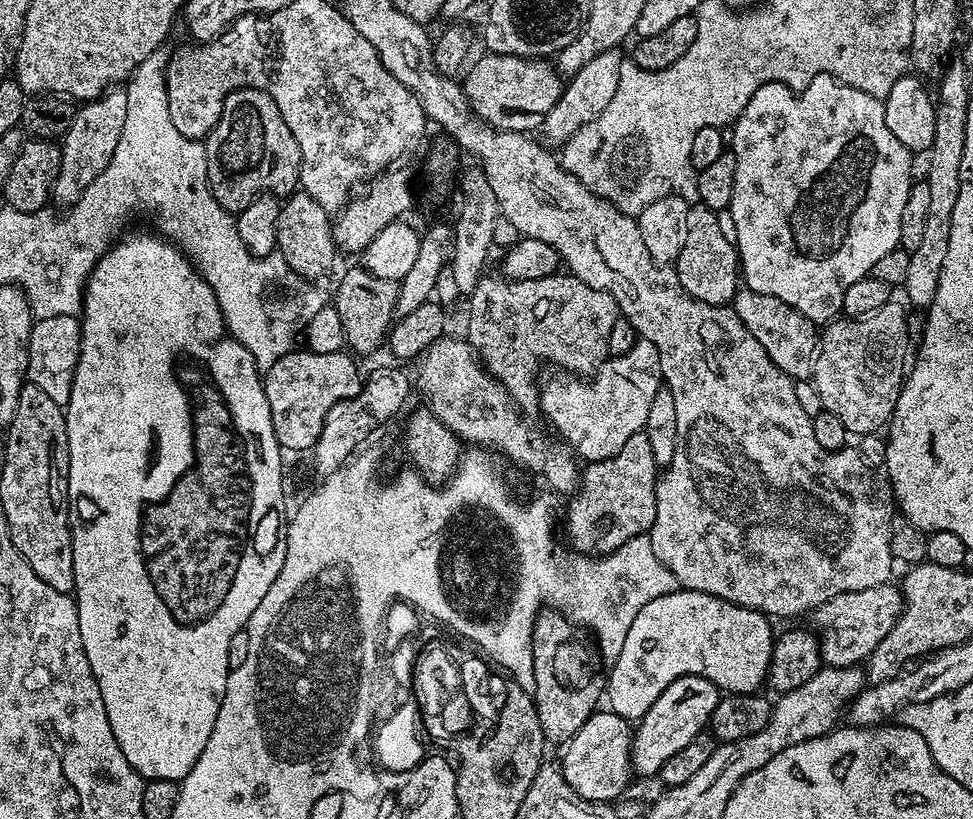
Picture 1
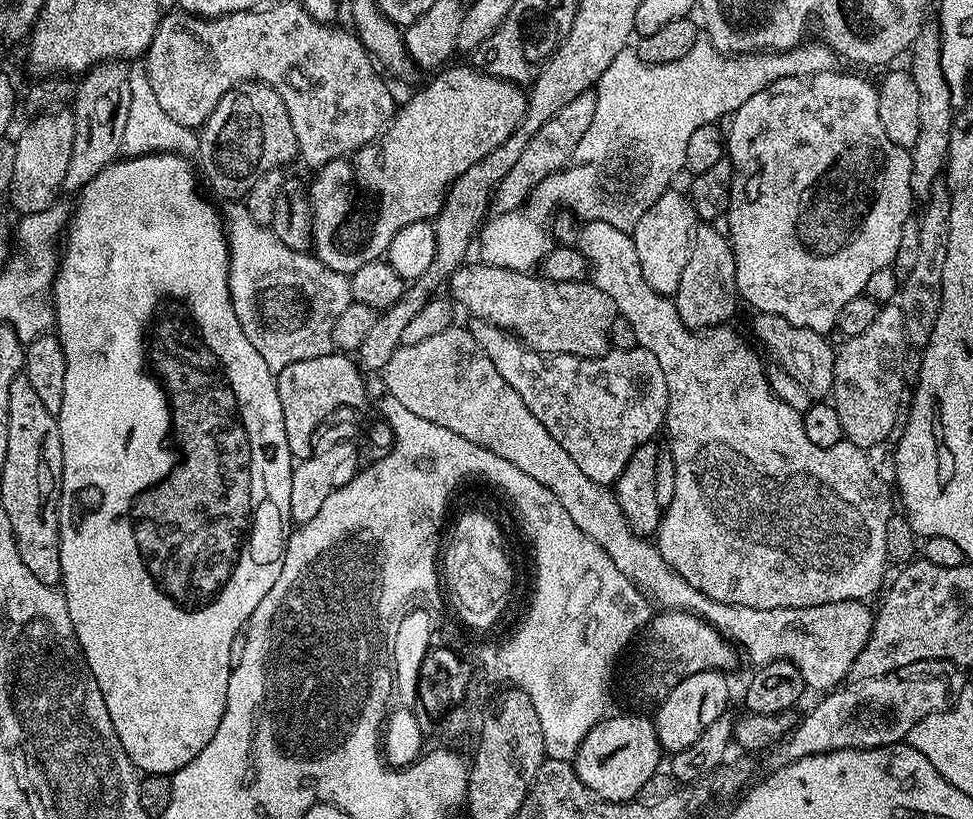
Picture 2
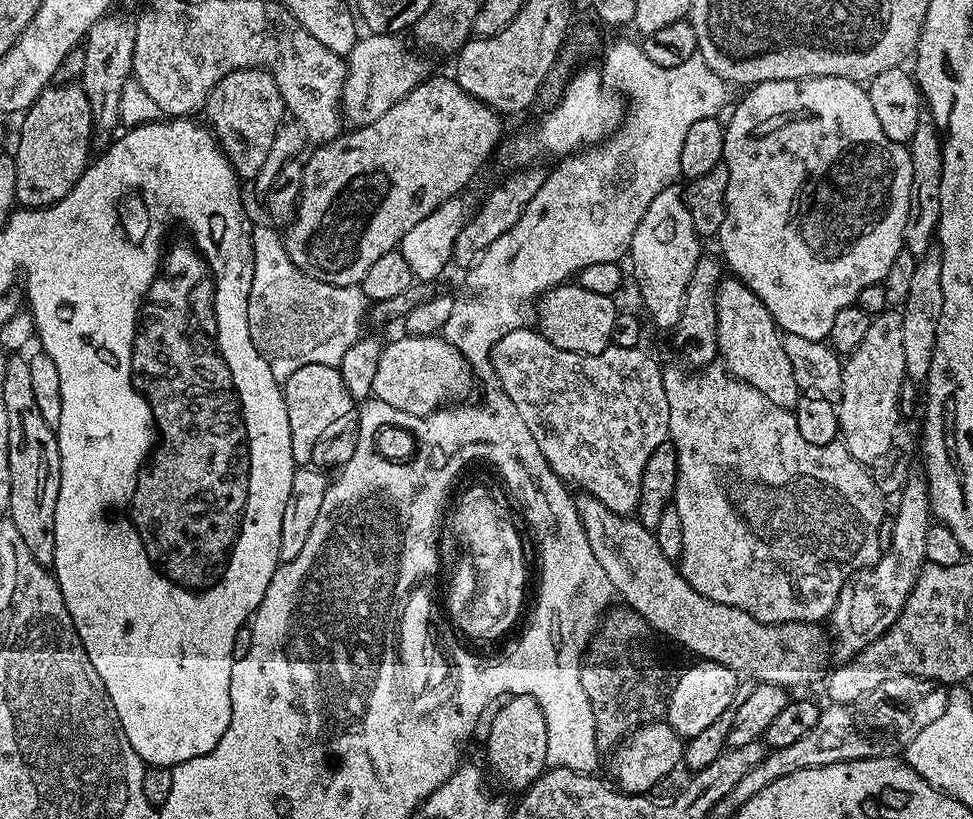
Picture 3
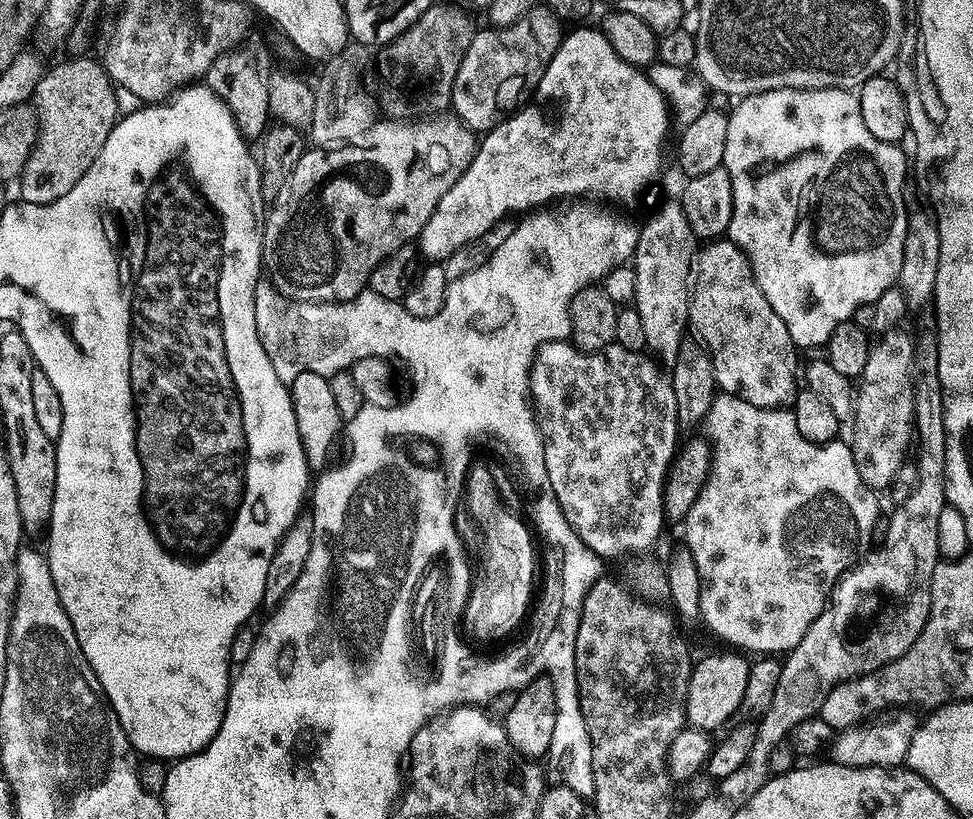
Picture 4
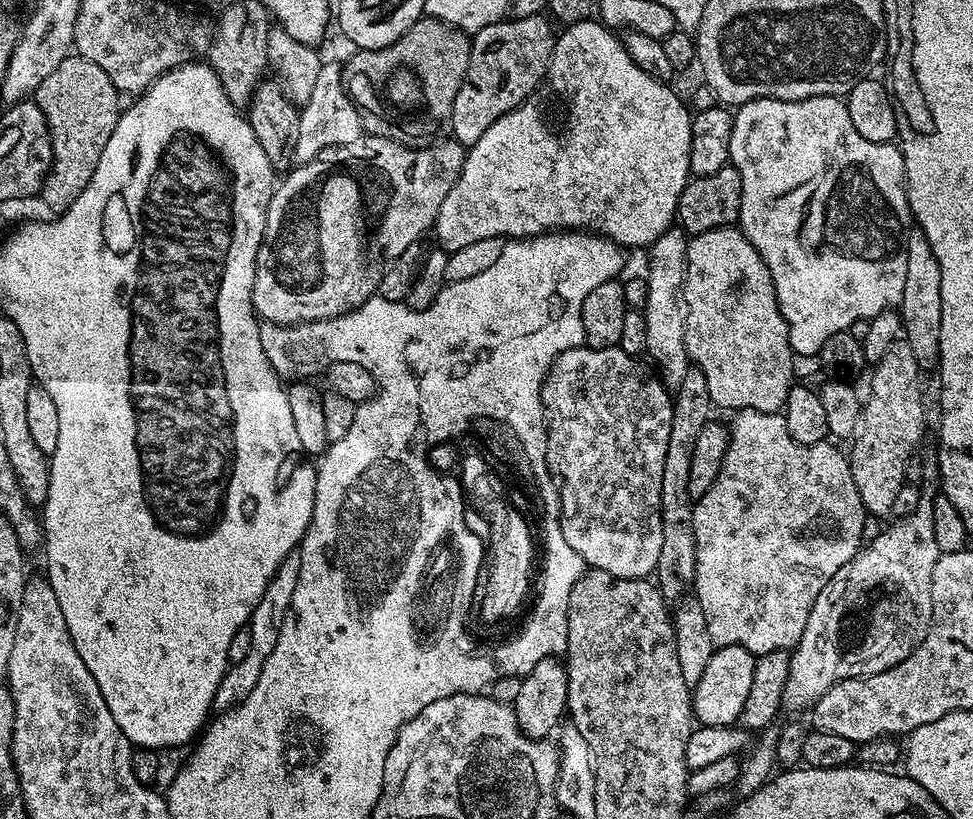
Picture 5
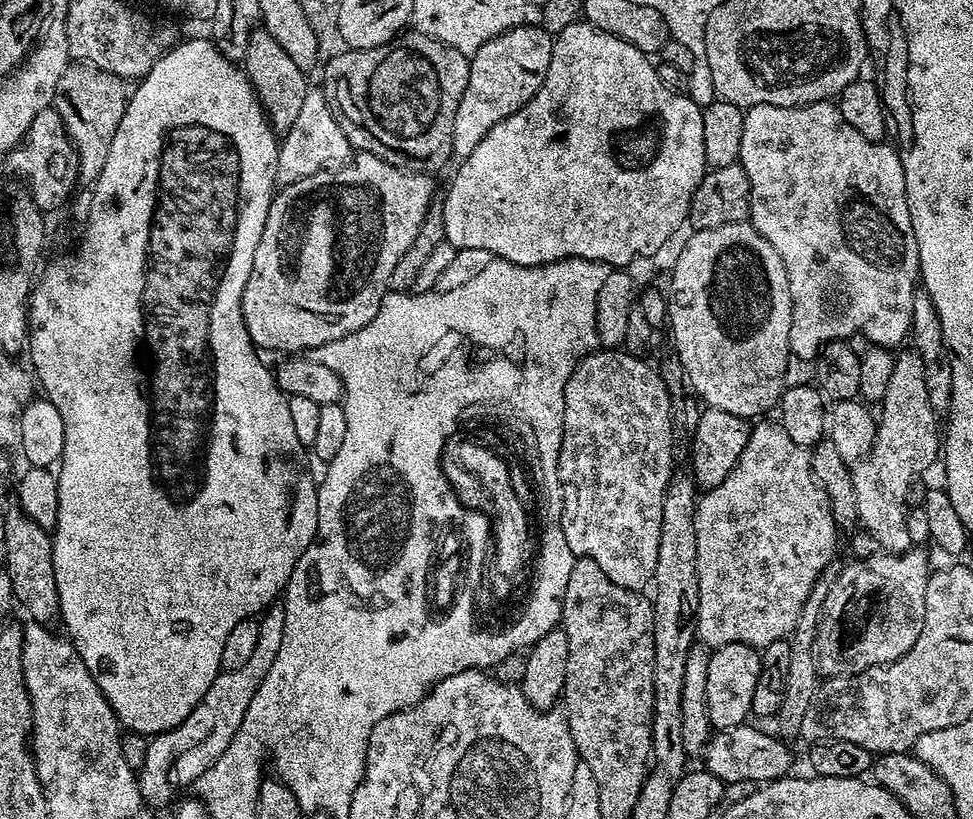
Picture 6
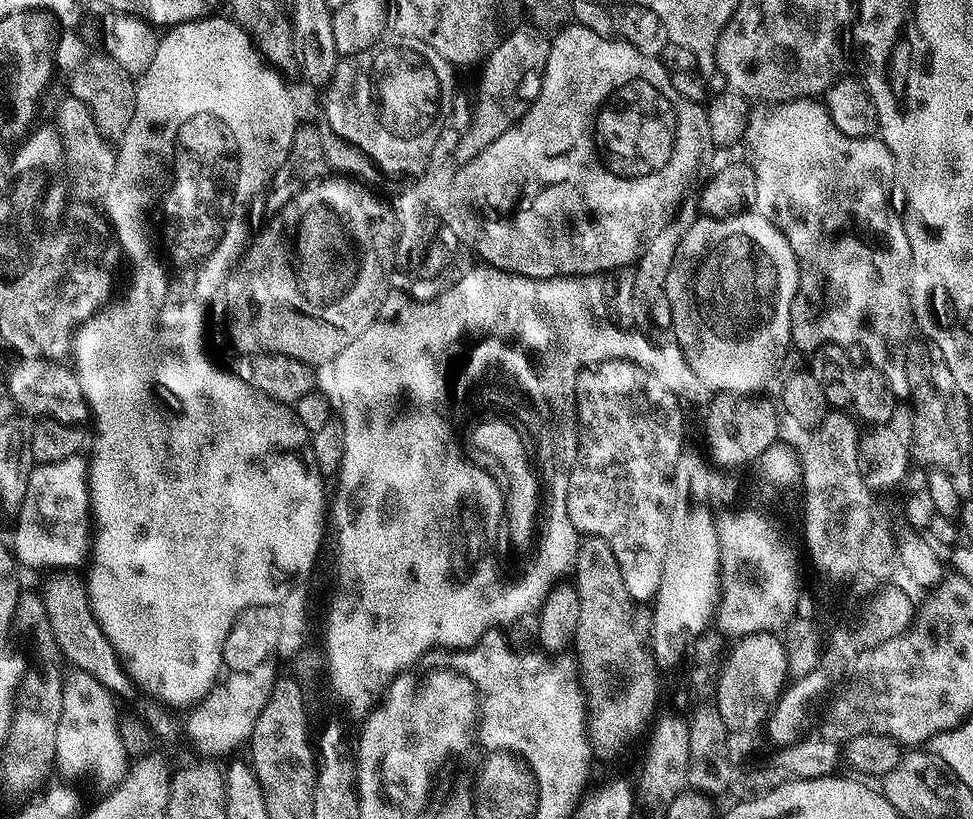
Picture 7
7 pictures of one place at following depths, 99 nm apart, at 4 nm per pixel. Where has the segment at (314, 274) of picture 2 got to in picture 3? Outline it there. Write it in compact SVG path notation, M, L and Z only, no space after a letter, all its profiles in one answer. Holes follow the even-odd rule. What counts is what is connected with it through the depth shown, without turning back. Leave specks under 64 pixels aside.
M257 223L252 230L254 278L248 299L248 321L254 346L266 358L274 378L281 382L288 380L294 370L302 370L302 366L339 366L342 354L357 344L365 331L368 297L355 284L334 286L298 270L286 254L281 233L271 223L263 223Z

